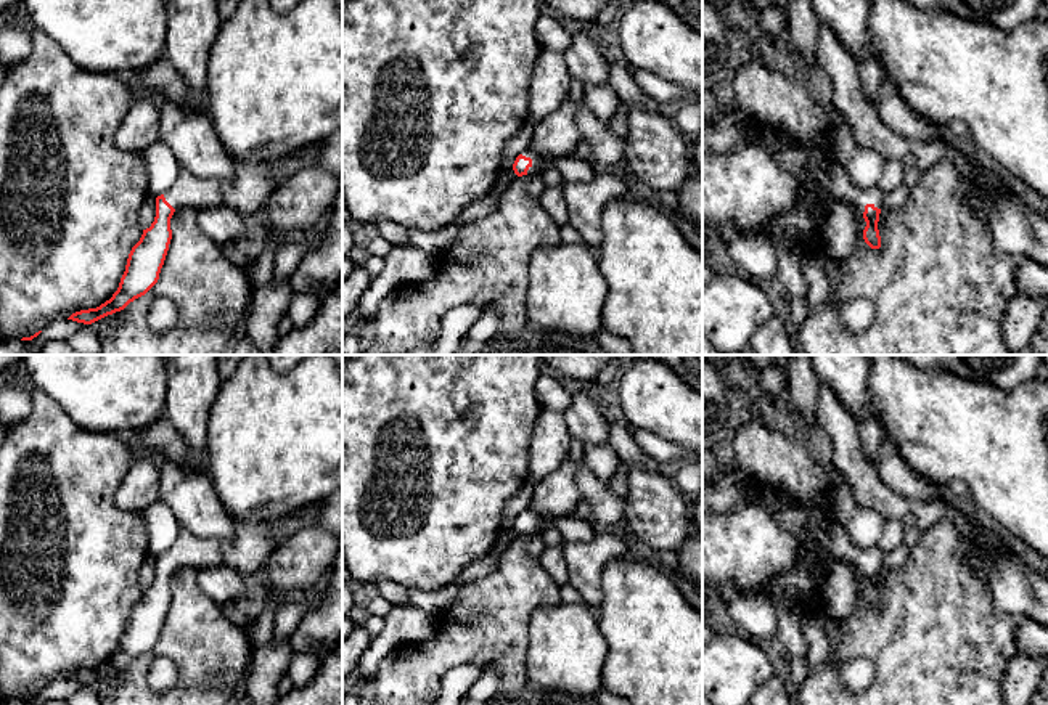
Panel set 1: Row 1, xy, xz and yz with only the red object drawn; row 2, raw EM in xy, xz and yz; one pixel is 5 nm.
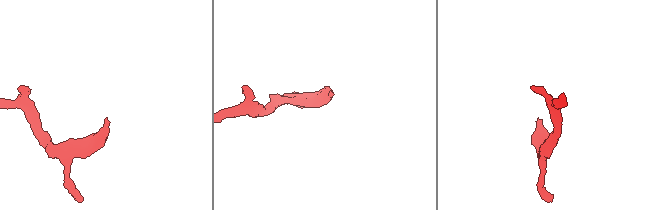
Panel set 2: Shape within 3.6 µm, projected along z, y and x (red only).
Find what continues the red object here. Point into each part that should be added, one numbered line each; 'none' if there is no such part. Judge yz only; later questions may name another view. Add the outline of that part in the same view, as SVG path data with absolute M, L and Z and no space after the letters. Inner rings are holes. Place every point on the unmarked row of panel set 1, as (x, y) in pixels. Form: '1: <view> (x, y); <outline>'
1: yz (833, 538); M772 501L768 507L786 530L804 530L823 552L833 556L834 560L850 560L858 573L863 575L866 564L878 568L884 567L884 551L879 546L855 546L842 524L833 522L825 527L813 527L807 512L784 501Z

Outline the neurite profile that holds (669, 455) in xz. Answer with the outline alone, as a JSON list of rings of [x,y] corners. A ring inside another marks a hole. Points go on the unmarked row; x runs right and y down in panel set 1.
[[[633,429],[632,435],[649,458],[669,471],[694,458],[686,448],[670,443],[649,430]]]

